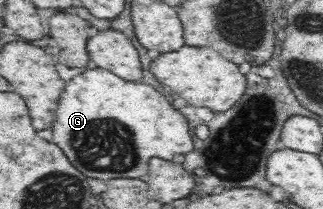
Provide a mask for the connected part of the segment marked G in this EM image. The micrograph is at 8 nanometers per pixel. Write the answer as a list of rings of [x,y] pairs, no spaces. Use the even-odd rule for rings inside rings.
[[[102,68],[86,70],[67,81],[58,103],[57,121],[53,125],[53,143],[57,143],[67,153],[69,161],[87,177],[103,181],[125,177],[139,179],[147,175],[151,157],[171,161],[175,155],[185,155],[193,151],[193,137],[187,117],[179,111],[173,111],[159,91],[142,81],[127,81]]]

